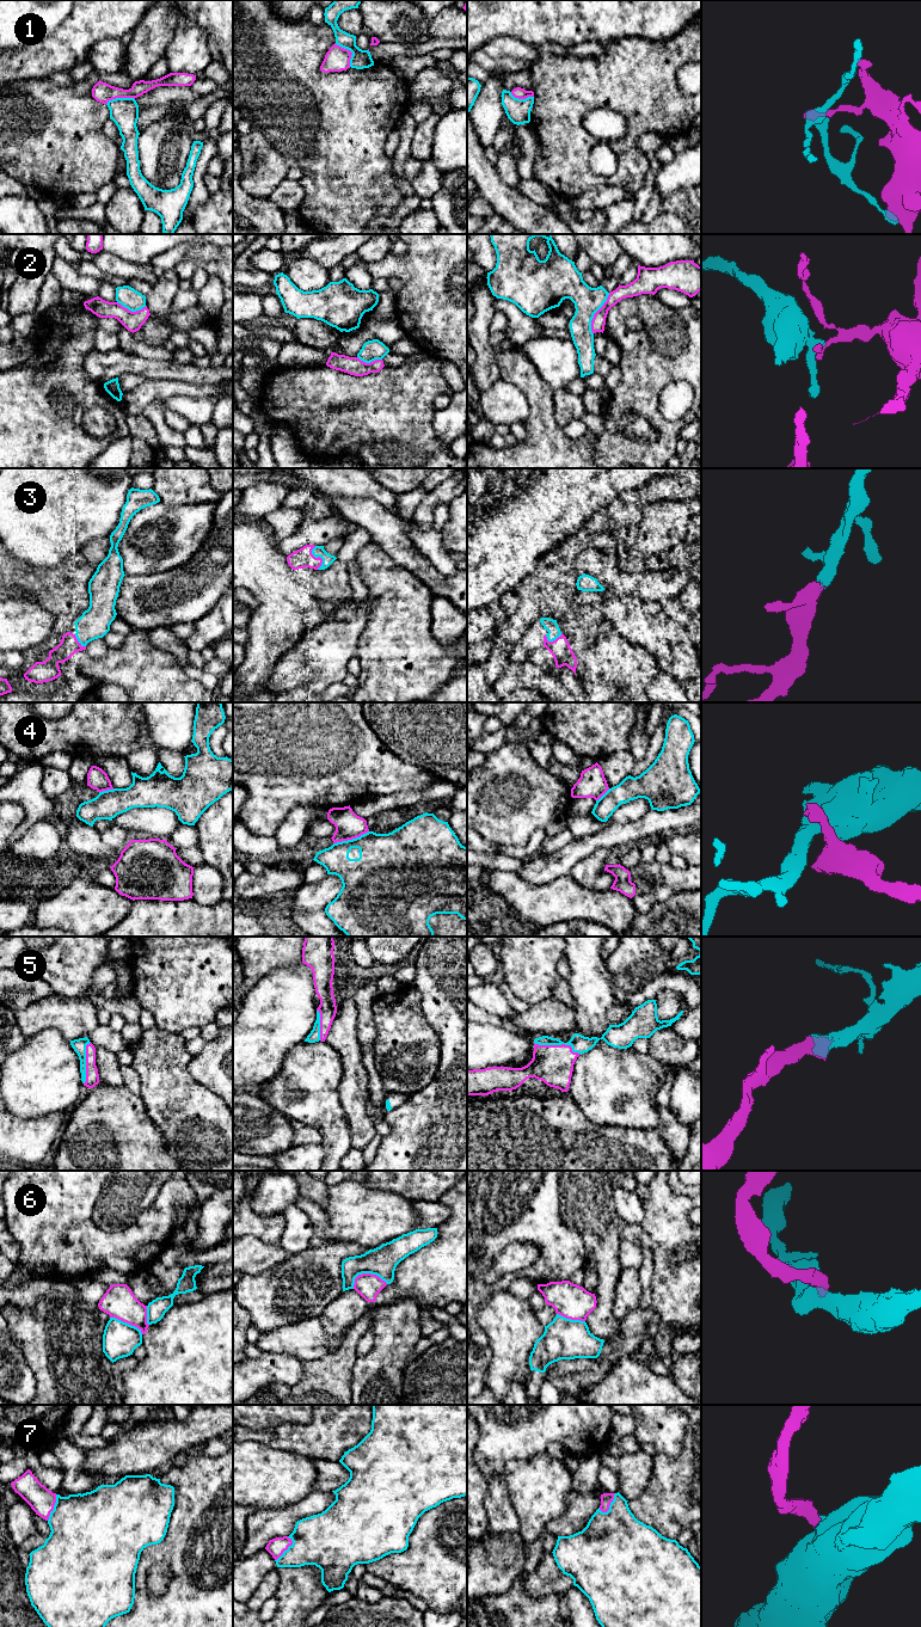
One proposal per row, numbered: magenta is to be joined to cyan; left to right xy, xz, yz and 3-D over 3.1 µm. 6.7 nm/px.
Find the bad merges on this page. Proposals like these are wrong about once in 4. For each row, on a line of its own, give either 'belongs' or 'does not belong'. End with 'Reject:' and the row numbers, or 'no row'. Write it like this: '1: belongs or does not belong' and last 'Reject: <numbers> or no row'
1: does not belong
2: does not belong
3: belongs
4: does not belong
5: belongs
6: does not belong
7: belongs
Reject: 1, 2, 4, 6

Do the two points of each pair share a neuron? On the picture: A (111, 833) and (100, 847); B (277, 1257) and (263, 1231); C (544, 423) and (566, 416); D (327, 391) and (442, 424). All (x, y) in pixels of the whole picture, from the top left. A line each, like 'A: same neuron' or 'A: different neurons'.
A: different neurons
B: different neurons
C: different neurons
D: different neurons

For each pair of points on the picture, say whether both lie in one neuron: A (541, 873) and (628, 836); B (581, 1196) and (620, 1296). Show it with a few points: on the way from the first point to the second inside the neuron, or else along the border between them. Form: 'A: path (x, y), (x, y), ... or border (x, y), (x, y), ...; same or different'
A: path (563, 860), (578, 848), (607, 837); same
B: border (621, 1269), (613, 1293), (612, 1313); different

